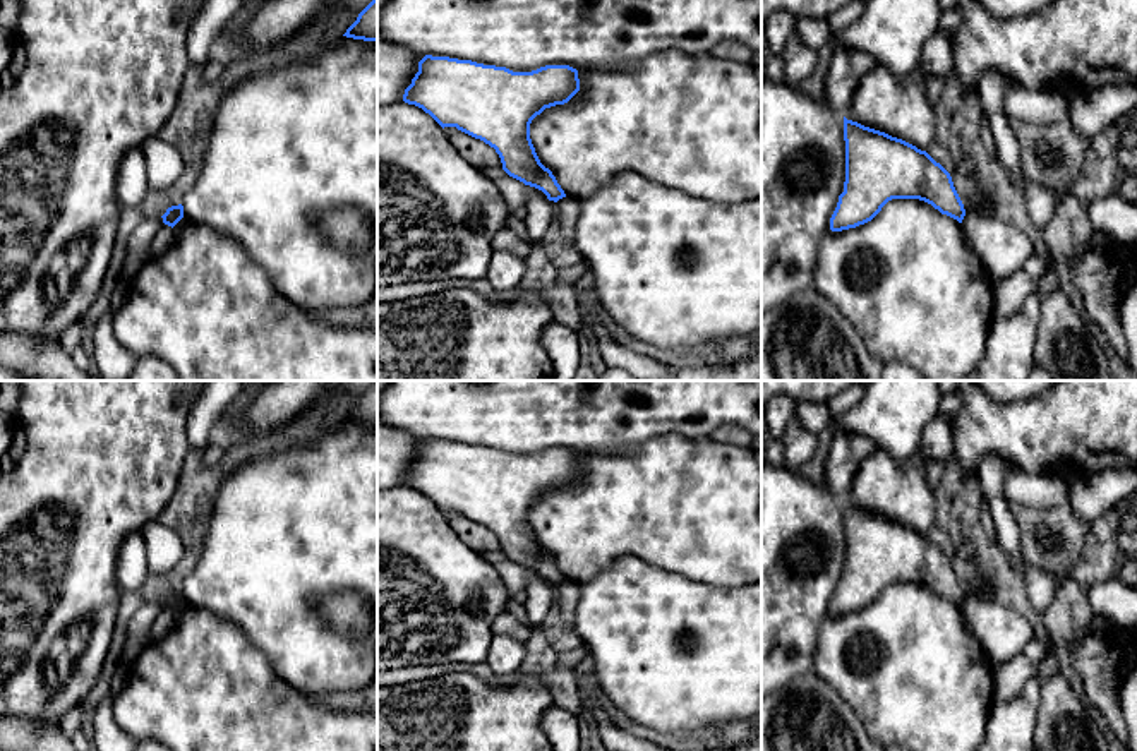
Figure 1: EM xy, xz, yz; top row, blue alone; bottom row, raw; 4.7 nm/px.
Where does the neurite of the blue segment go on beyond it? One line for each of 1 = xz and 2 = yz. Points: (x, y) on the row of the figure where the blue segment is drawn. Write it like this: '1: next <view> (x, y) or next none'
1: next none
2: next none

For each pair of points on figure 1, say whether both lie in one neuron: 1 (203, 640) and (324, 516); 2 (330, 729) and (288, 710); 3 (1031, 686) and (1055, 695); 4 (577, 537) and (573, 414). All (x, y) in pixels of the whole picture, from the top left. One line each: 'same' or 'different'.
1: different
2: same
3: different
4: different

